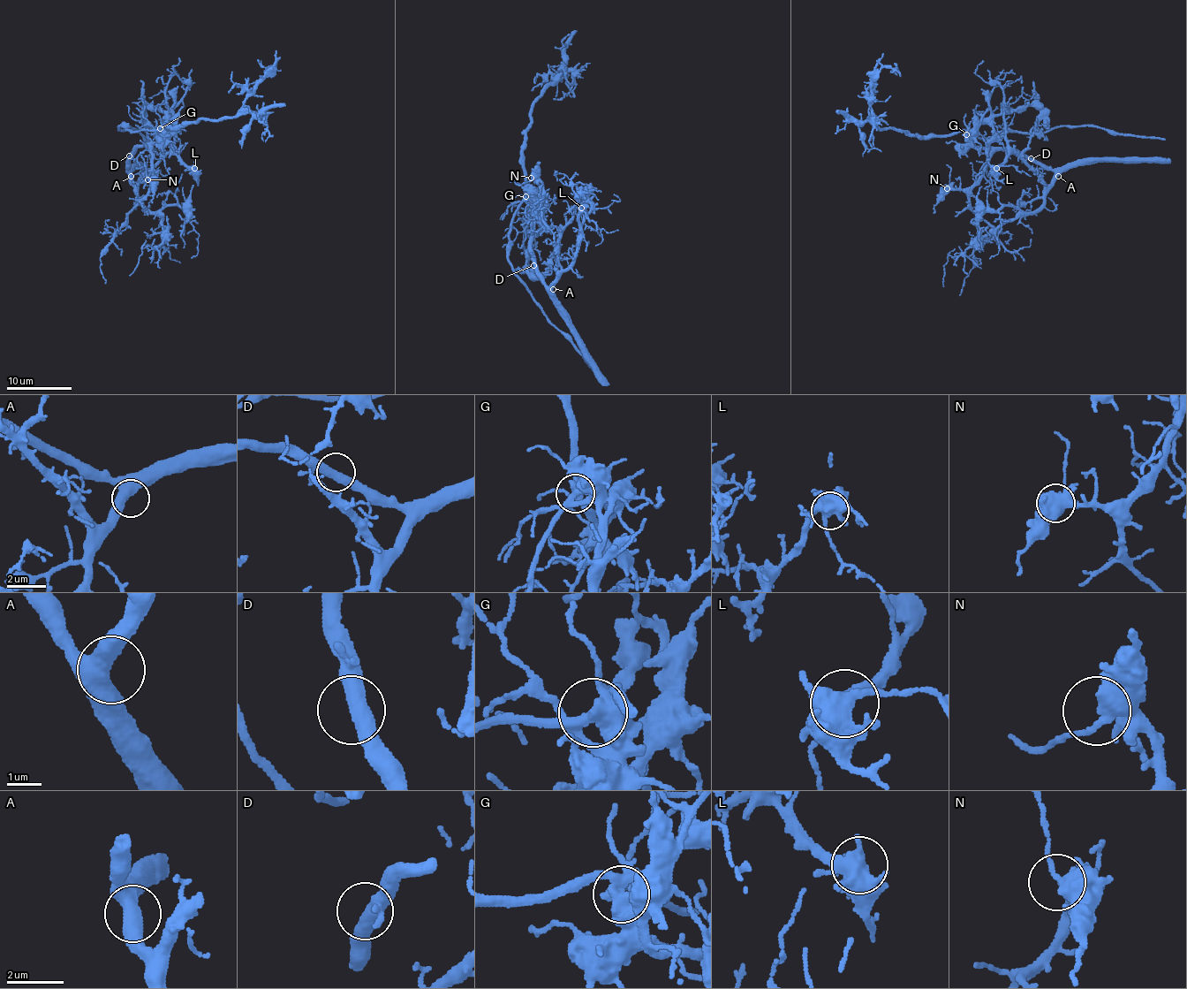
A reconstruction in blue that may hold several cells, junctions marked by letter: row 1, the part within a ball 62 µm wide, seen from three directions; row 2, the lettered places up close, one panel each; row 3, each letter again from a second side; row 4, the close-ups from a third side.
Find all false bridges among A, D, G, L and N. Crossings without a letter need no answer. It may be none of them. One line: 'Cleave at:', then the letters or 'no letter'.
Cleave at: G

